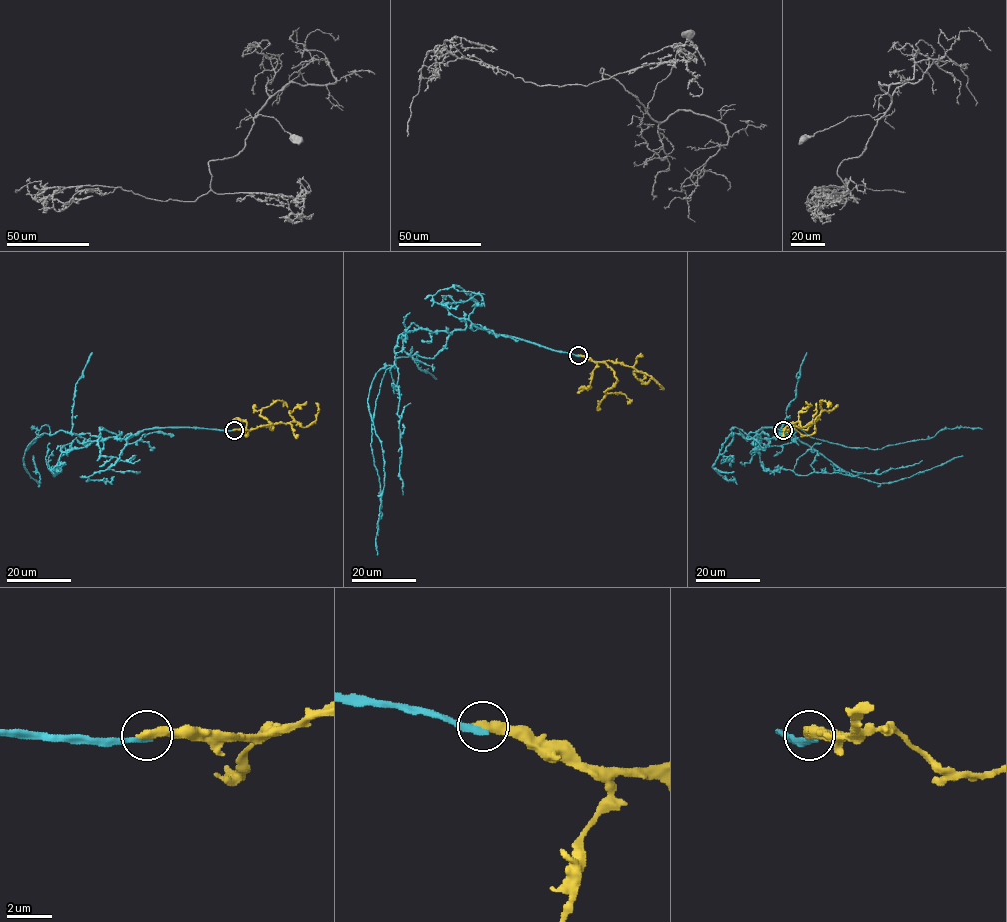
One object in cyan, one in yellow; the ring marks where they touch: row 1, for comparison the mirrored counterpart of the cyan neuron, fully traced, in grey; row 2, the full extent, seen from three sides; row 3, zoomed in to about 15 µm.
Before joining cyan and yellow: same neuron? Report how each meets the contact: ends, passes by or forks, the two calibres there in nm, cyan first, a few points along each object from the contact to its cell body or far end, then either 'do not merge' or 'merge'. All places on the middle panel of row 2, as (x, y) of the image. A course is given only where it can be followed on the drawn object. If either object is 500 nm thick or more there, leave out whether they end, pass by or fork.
cyan ends; yellow ends; calibres 280 and 440 nm; course cyan (579, 356), (462, 318), (465, 328), (433, 357), (396, 359), (372, 421), (376, 555); course yellow (579, 355), (596, 361), (623, 363), (650, 375), (663, 389), (660, 389); do not merge

